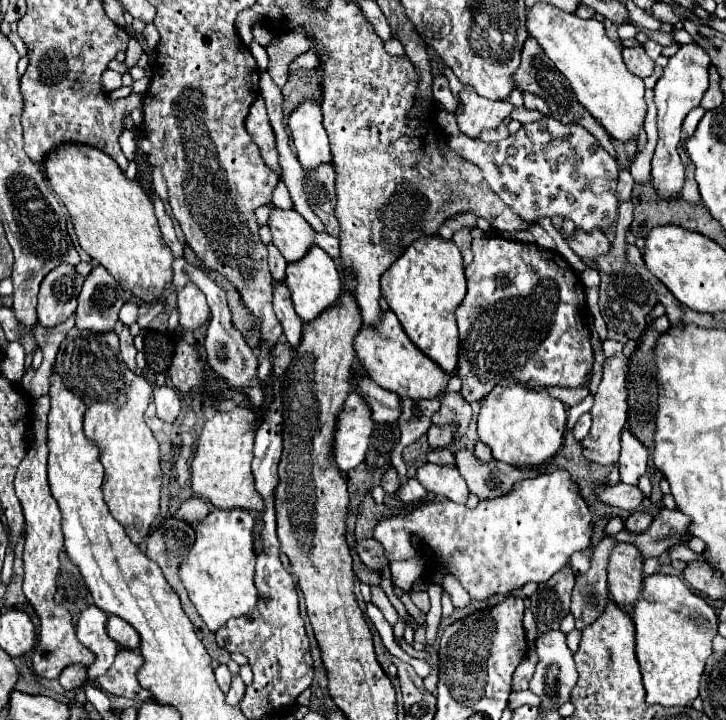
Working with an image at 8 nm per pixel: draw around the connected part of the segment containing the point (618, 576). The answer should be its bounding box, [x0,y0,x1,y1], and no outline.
[608,543,644,607]

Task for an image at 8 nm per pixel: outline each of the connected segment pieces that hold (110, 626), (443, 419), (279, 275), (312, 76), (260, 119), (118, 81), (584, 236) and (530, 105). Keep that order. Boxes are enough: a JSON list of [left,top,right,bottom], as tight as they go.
[[106,615,140,649],[432,393,472,437],[268,243,286,285],[282,69,320,117],[246,99,280,175],[102,69,122,91],[560,229,610,259],[522,91,550,115]]

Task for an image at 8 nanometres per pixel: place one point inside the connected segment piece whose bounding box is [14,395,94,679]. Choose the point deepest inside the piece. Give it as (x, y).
(57, 647)

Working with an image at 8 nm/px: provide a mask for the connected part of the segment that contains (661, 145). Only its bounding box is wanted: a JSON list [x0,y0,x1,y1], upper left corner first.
[652,43,710,197]

